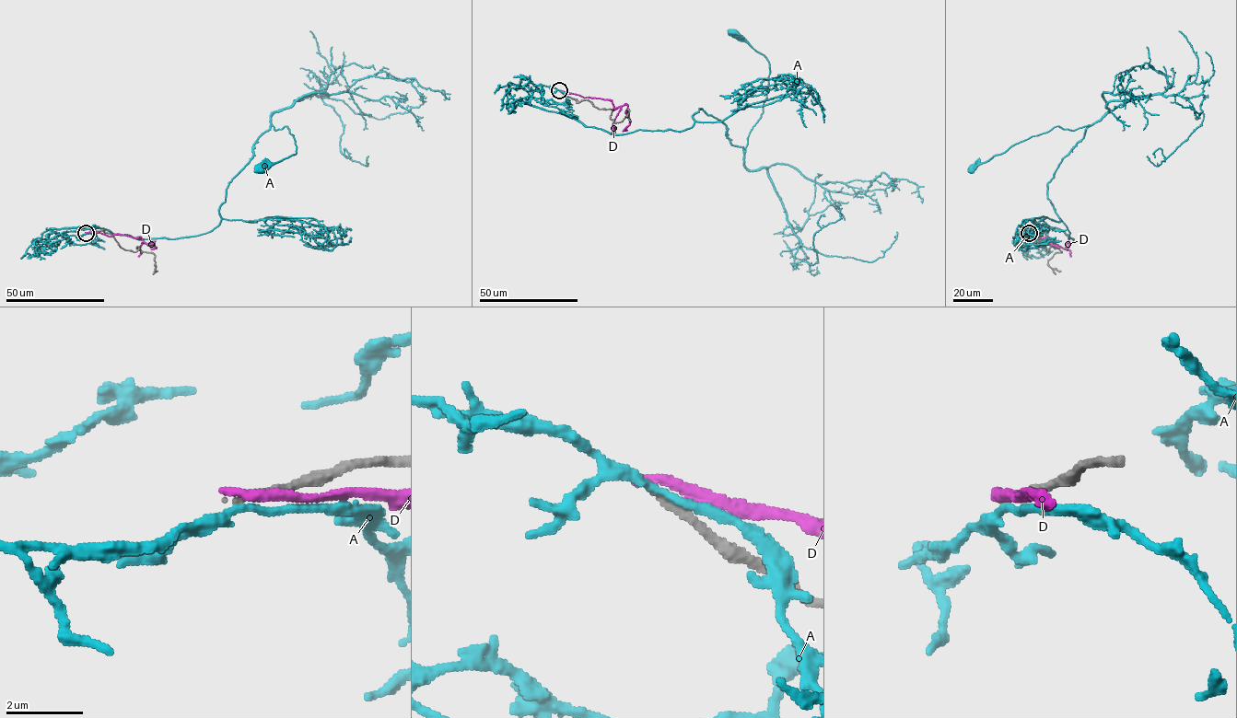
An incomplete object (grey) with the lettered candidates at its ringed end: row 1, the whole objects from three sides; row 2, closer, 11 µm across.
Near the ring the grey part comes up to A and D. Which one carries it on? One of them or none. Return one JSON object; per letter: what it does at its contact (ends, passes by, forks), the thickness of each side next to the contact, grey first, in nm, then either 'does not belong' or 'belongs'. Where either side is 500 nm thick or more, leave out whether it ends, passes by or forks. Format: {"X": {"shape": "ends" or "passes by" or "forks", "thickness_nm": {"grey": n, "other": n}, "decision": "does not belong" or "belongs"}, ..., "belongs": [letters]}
{"A": {"shape": "passes by", "thickness_nm": {"grey": 240, "other": 220}, "decision": "does not belong"}, "D": {"shape": "ends", "thickness_nm": {"grey": 260, "other": 360}, "decision": "does not belong"}, "belongs": []}

